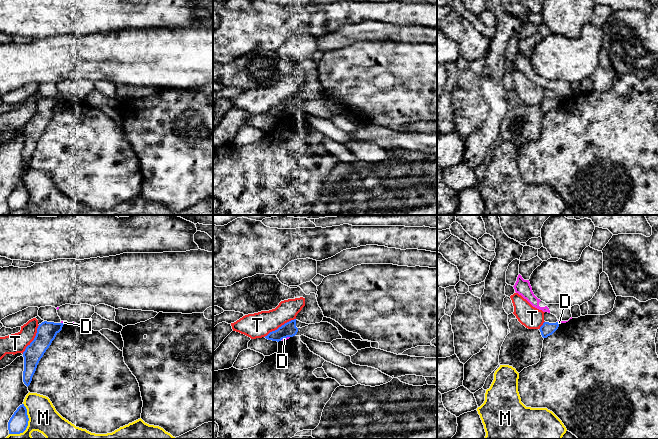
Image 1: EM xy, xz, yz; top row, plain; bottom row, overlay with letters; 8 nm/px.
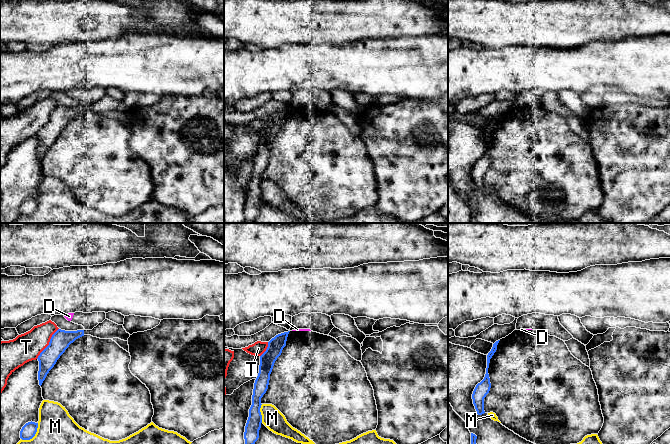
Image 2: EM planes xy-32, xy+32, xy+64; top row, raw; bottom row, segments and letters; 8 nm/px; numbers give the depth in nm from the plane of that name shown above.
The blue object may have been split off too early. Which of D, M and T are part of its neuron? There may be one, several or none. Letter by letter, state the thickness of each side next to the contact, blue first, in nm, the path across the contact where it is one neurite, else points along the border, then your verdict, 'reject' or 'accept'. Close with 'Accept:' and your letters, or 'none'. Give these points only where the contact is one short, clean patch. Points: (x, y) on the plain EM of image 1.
D: 120/20 nm | reject
M: 150/240 nm | reject
T: 120/200 nm | reject
Accept: none

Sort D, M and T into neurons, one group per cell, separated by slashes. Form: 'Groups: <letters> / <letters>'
Groups: D / M / T

